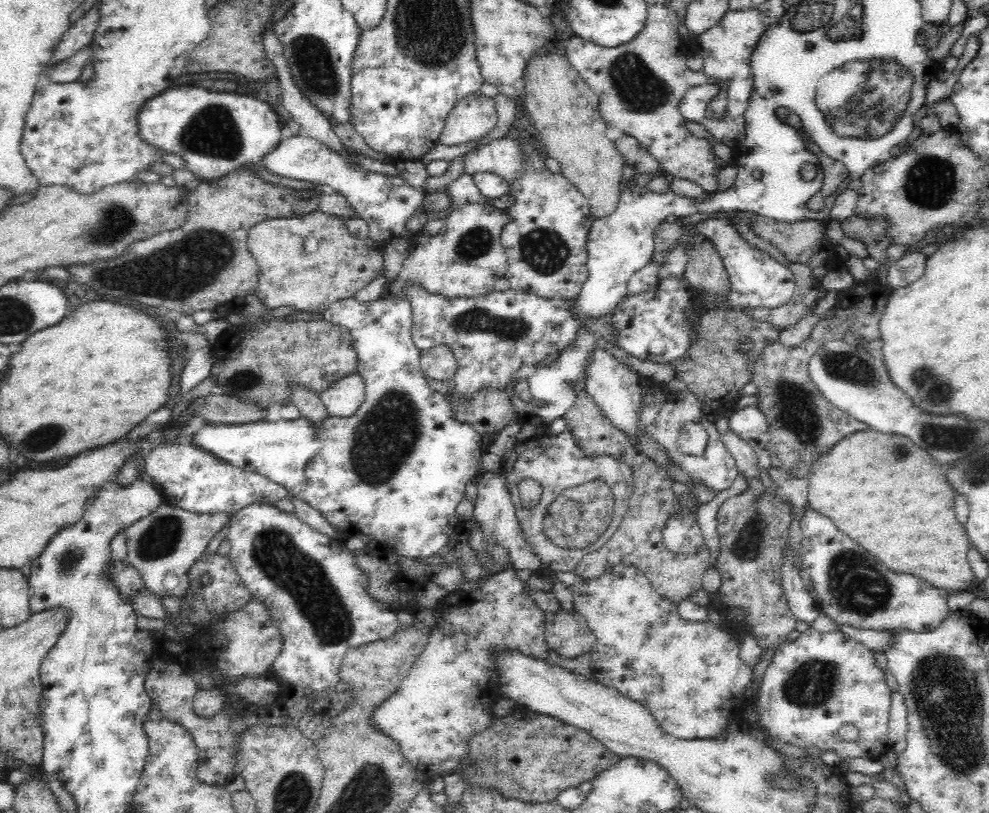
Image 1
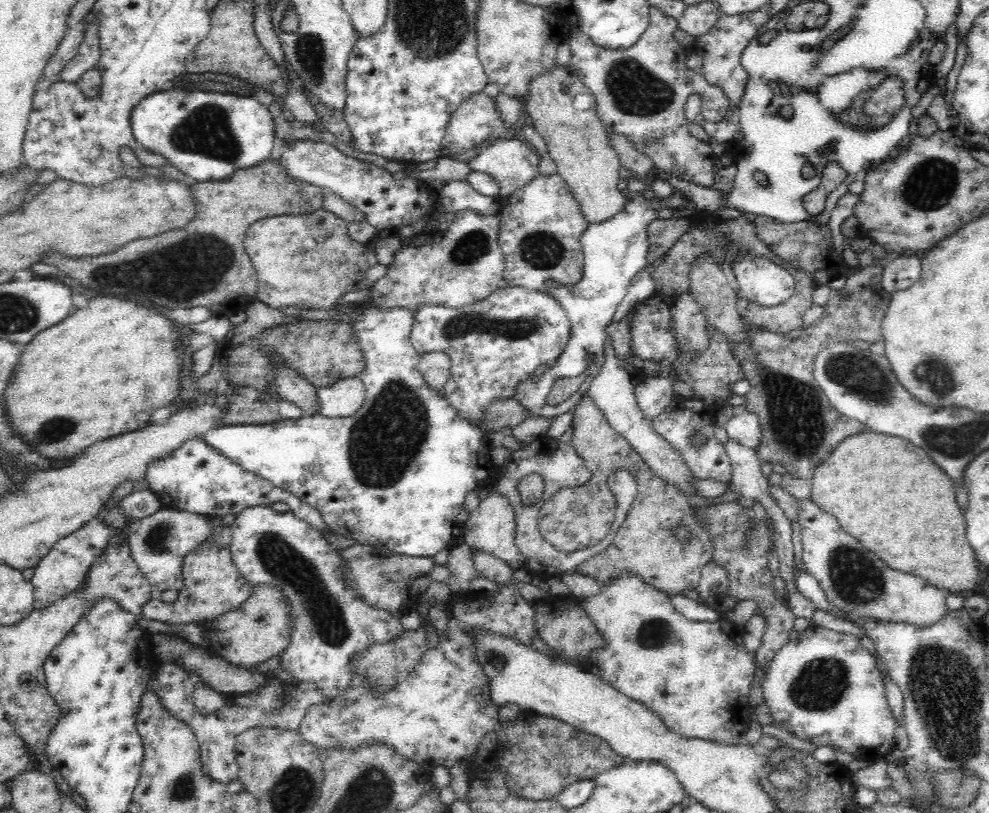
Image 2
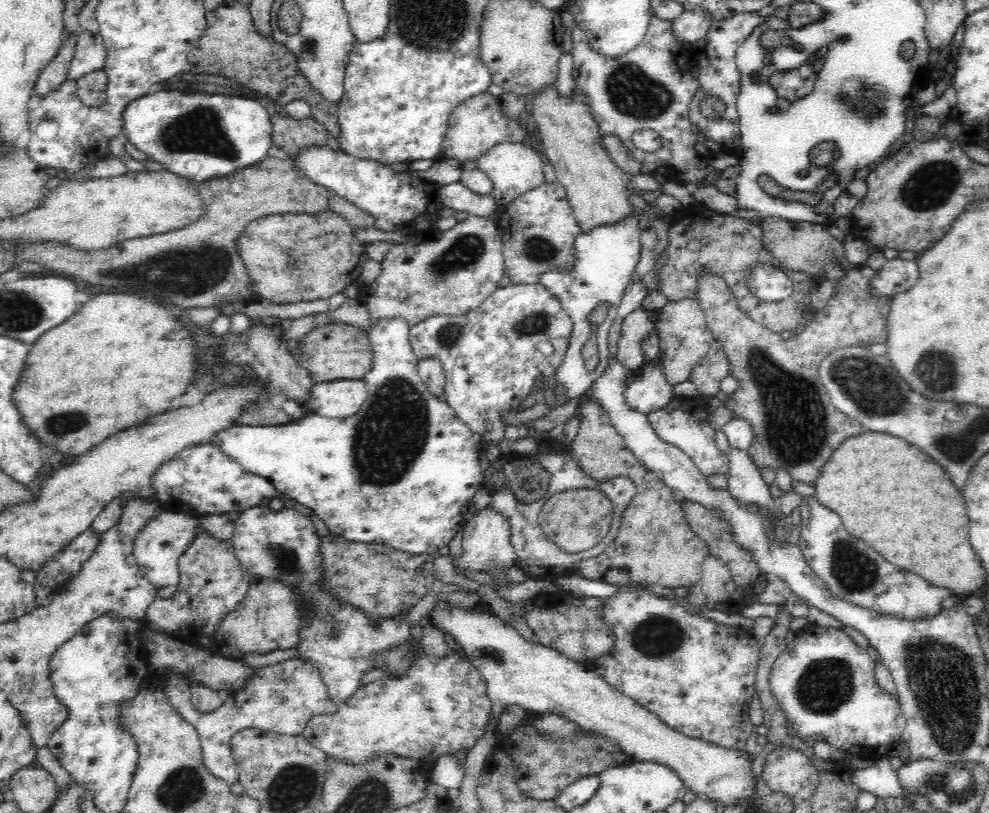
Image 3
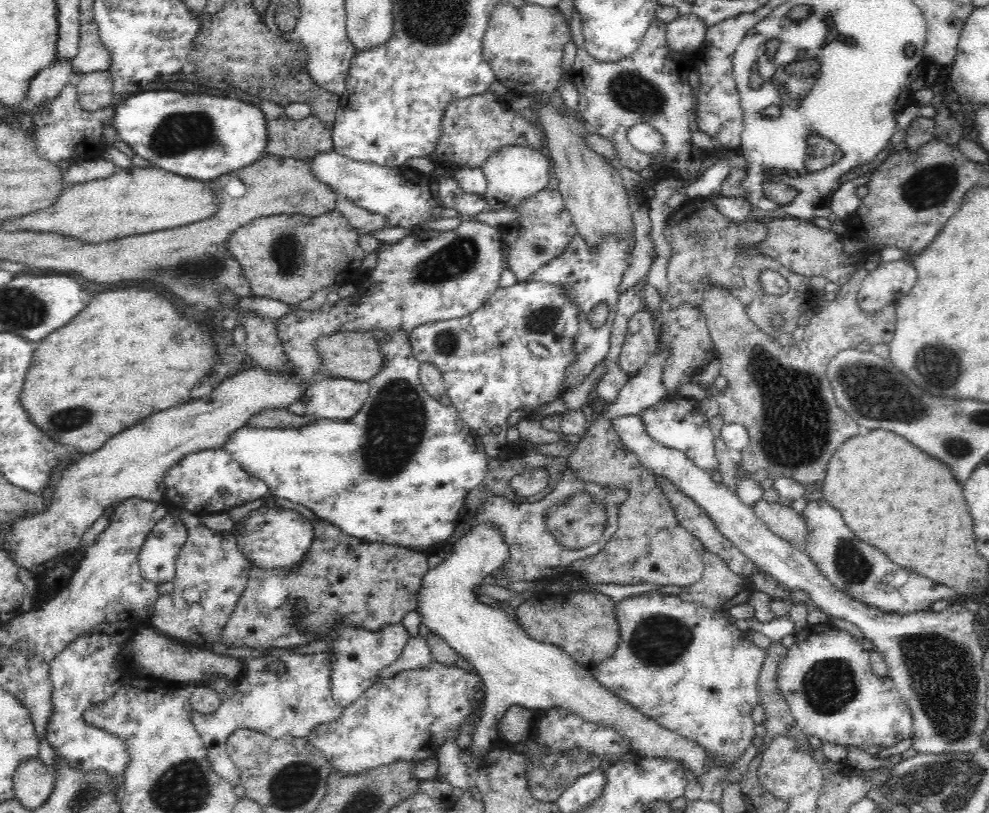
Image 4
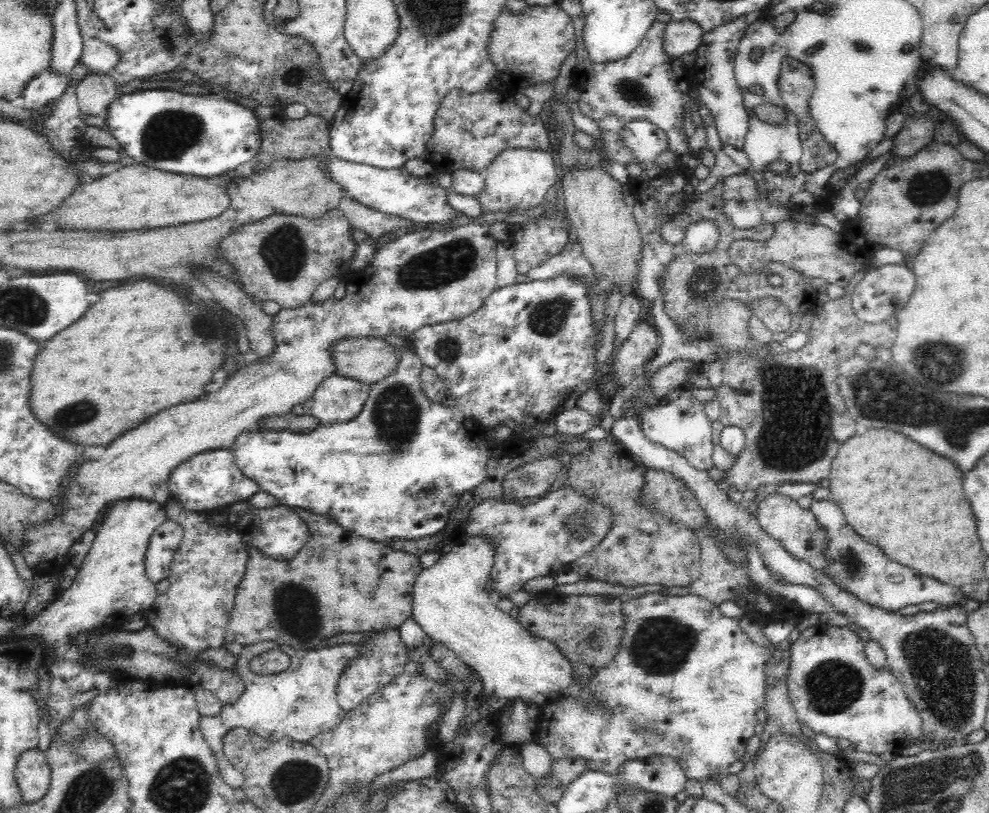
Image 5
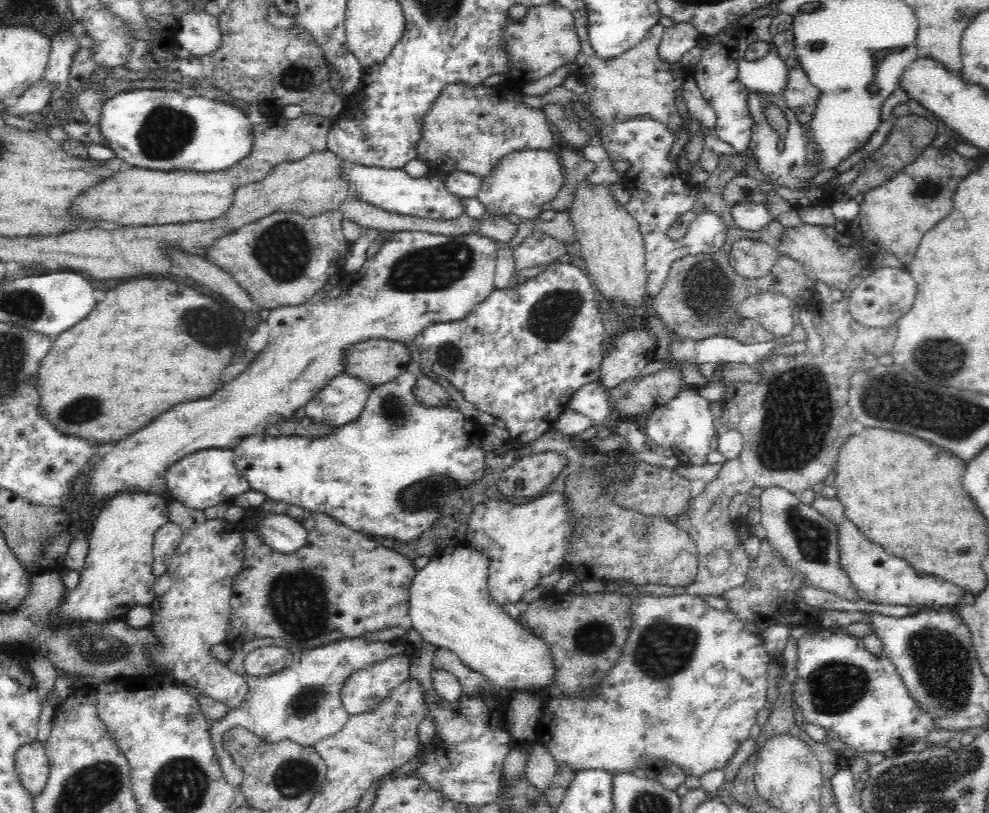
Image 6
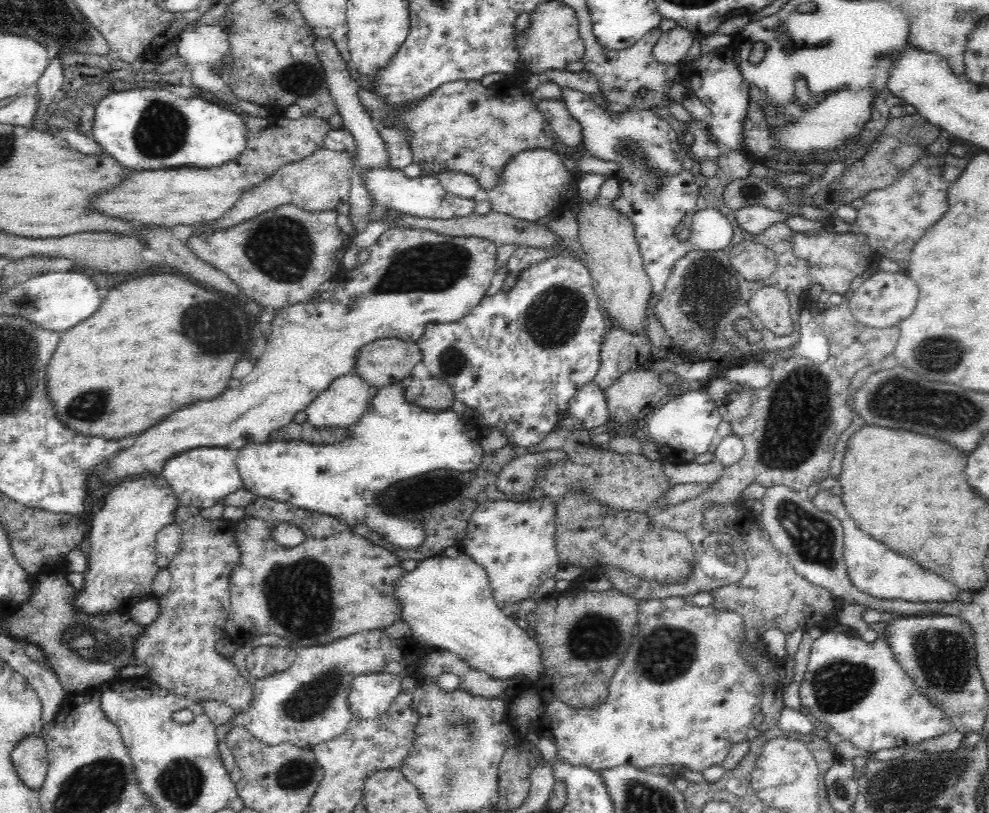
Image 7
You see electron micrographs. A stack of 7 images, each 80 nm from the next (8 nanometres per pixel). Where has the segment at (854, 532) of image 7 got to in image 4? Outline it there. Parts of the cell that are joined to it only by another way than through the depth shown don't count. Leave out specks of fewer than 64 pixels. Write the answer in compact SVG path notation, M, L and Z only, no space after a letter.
M823 498L808 501L802 513L808 527L805 551L818 570L844 594L886 613L901 615L916 610L928 611L928 606L936 600L946 600L951 603L960 596L956 589L936 584L933 580L922 578L914 572L912 572L912 580L908 580L910 578L908 570L894 566L880 550L858 540L852 529L842 520L838 509Z

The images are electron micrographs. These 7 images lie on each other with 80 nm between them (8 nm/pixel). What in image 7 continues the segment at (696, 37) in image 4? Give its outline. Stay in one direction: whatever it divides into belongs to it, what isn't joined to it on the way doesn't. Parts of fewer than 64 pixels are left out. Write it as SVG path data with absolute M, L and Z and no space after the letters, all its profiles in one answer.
M678 26L661 33L656 44L652 46L652 57L660 64L676 66L685 60L693 37L694 35L688 29Z

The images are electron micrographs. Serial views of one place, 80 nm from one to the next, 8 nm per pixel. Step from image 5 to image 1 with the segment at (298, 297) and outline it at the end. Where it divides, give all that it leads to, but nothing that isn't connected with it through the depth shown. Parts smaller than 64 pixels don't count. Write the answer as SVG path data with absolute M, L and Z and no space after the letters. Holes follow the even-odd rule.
M321 211L302 217L270 218L258 222L249 230L247 246L259 270L256 295L268 310L289 306L306 313L323 314L333 302L353 297L358 290L370 284L384 266L382 244L370 238L355 238L350 234L344 219ZM310 237L316 238L318 250L307 254L304 252L304 240Z

